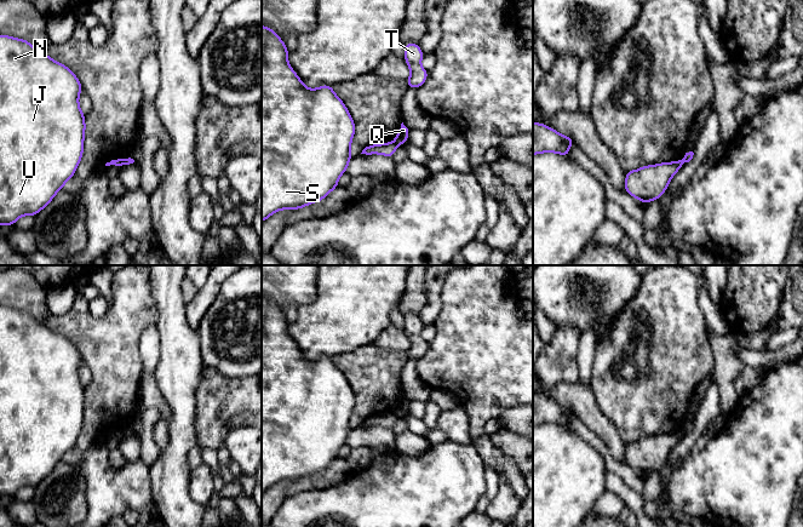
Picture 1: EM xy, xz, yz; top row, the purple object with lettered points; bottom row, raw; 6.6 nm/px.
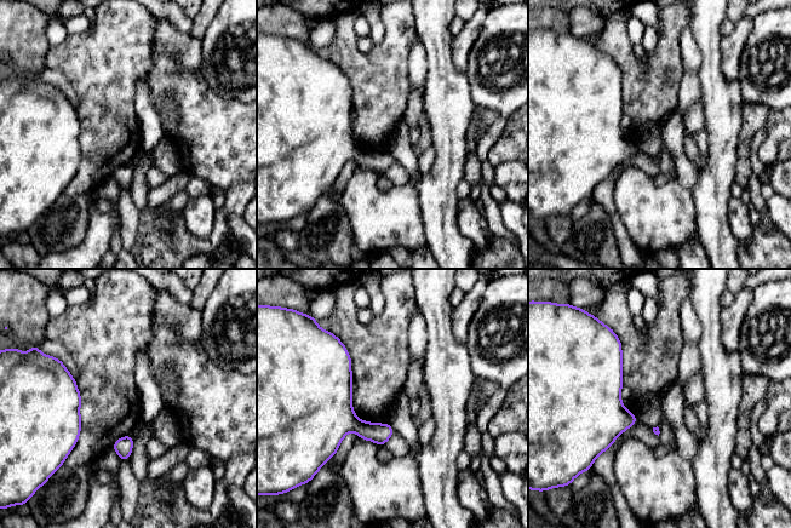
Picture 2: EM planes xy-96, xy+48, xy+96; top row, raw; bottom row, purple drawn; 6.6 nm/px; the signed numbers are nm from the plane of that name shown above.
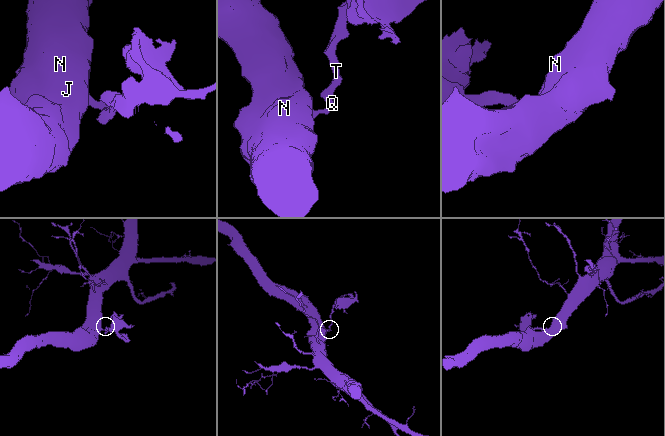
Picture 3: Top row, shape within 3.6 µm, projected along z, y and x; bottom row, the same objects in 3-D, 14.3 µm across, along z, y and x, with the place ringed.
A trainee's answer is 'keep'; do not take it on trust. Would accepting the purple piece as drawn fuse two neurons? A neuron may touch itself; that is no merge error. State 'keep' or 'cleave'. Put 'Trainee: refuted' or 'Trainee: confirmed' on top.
Trainee: refuted
cleave

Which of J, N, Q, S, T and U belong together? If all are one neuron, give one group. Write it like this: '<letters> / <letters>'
J N S U / Q T

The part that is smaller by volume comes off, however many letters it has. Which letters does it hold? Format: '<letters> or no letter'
Q, T

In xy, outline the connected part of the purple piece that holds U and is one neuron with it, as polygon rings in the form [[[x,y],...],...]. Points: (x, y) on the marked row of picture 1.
[[[0,34],[0,225],[13,225],[23,216],[36,216],[63,189],[75,174],[84,154],[85,114],[79,105],[82,86],[78,76],[64,64],[48,57],[45,51],[35,48],[28,40]]]

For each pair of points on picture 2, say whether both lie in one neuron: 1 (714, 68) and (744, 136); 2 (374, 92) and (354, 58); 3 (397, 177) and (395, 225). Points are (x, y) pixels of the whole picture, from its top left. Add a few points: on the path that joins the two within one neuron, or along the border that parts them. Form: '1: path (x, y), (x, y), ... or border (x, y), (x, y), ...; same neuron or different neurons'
1: border (744, 103), (737, 155); different neurons
2: path (374, 84), (360, 67); same neuron
3: border (407, 183), (393, 187); different neurons

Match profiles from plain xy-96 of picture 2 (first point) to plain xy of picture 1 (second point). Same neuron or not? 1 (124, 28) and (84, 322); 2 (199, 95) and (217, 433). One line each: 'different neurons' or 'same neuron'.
1: same neuron
2: same neuron

